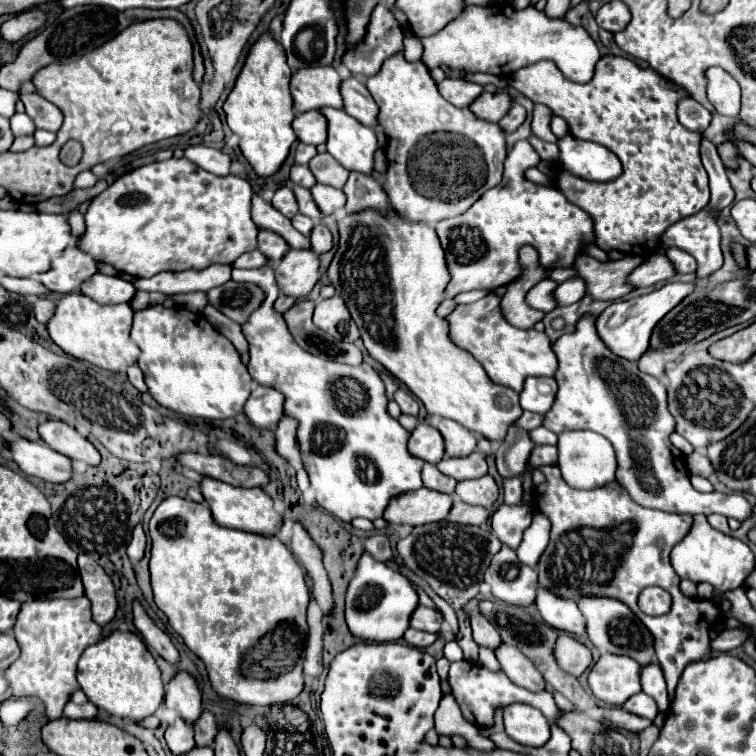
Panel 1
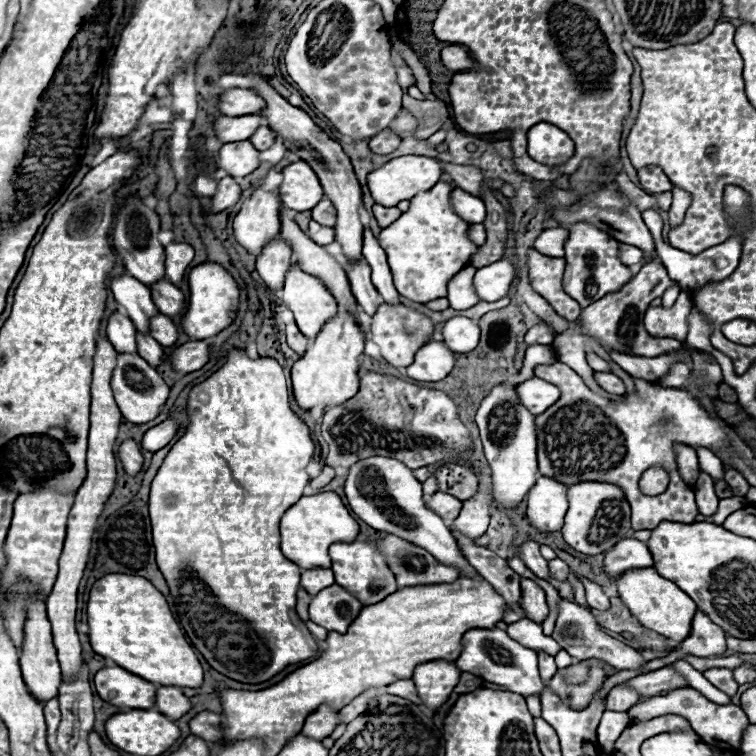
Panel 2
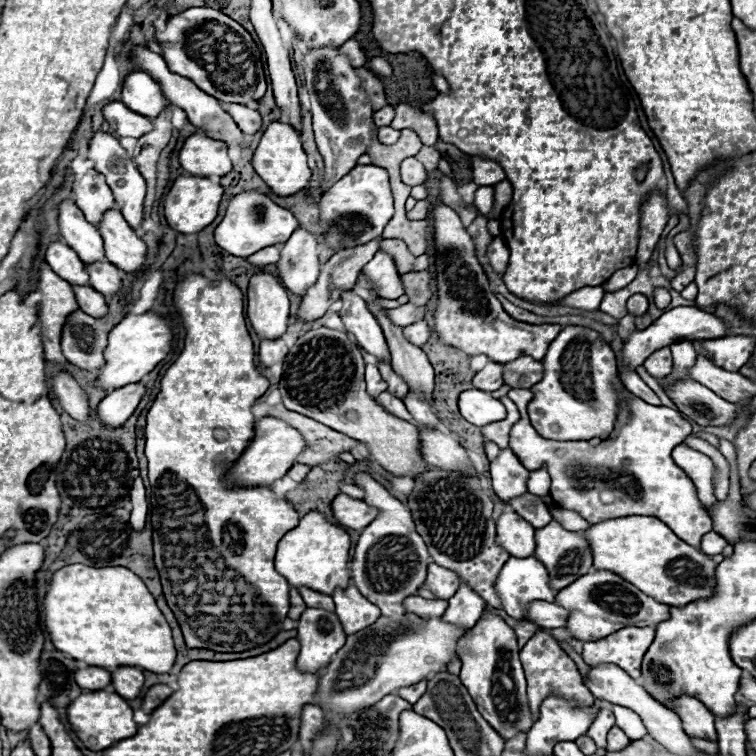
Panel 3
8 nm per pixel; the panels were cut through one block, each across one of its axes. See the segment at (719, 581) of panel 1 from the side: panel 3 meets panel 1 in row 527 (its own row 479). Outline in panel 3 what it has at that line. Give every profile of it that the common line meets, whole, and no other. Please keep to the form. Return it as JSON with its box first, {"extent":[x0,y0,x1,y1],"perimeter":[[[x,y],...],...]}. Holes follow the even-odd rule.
{"extent":[672,446,716,508],"perimeter":[[[676,446],[672,452],[672,458],[694,482],[698,498],[704,504],[704,508],[712,506],[716,502],[716,498],[712,494],[712,476],[714,476],[712,460],[708,456],[704,456],[702,452],[698,452],[694,448],[686,448],[686,446]]]}

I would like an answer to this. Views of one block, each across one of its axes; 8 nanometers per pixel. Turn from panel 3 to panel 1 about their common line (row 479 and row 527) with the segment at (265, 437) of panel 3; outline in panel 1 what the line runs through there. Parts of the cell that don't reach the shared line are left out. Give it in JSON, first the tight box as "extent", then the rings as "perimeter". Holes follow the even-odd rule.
{"extent":[202,478,282,536],"perimeter":[[[204,478],[202,480],[202,494],[206,502],[210,504],[212,518],[226,528],[236,528],[242,532],[258,534],[258,536],[276,536],[278,528],[282,524],[282,516],[274,510],[272,498],[262,492],[262,488],[234,488],[230,484],[224,484],[220,480]]]}

